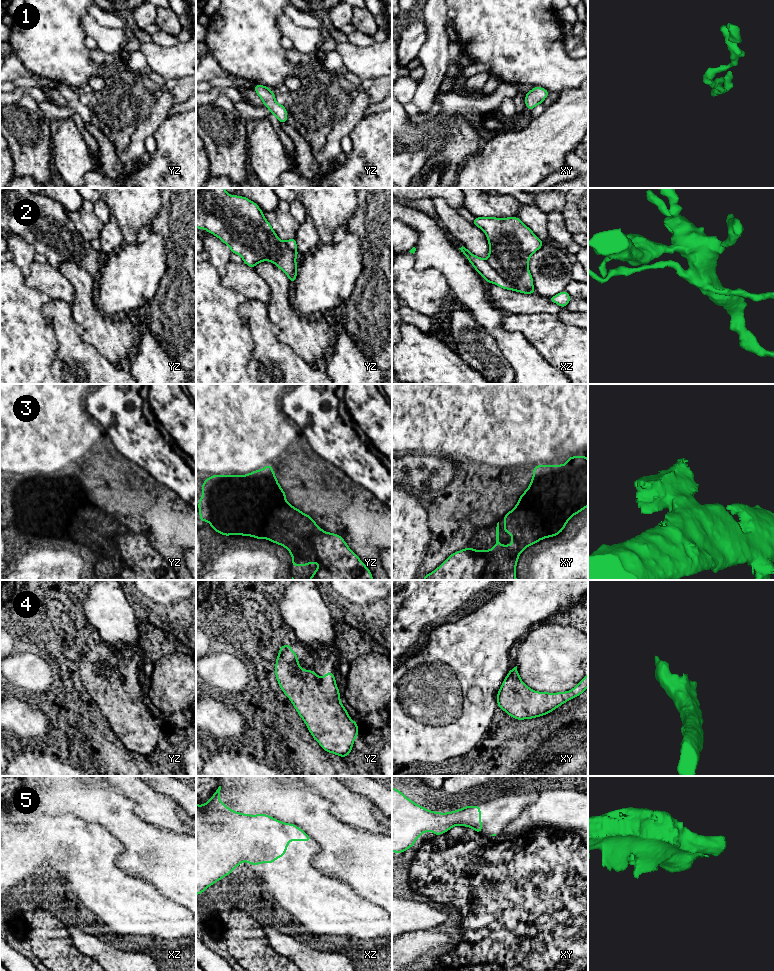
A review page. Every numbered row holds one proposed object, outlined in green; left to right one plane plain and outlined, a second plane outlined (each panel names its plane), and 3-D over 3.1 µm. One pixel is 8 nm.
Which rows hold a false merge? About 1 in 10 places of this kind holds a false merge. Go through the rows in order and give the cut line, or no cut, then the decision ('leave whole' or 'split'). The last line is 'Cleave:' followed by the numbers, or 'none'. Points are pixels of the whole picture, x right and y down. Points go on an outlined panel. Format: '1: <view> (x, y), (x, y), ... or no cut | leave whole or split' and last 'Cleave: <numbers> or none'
1: no cut | leave whole
2: xz (485, 259), (502, 278), (512, 283), (518, 290) | split
3: xy (514, 508), (530, 508), (541, 501), (546, 510), (575, 513) | split
4: no cut | leave whole
5: no cut | leave whole
Cleave: 2, 3

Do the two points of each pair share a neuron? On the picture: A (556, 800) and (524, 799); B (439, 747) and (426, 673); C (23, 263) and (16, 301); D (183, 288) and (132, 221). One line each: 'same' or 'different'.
A: different
B: same
C: different
D: different

